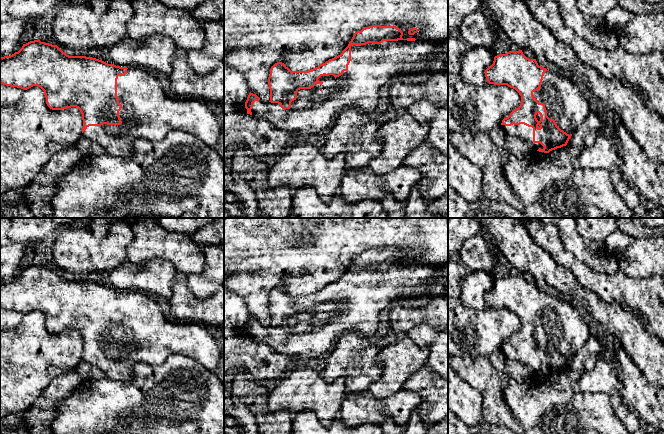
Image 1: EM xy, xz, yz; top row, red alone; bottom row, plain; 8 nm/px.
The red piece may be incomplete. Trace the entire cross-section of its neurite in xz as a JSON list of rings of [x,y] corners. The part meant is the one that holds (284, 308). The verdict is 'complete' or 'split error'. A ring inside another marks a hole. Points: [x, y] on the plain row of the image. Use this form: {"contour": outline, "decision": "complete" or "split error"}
{"contour": [[[372,249],[354,257],[342,277],[308,295],[291,295],[277,286],[270,293],[270,325],[263,326],[249,317],[245,326],[247,338],[265,344],[277,353],[317,359],[333,349],[334,343],[348,332],[371,338],[378,329],[382,312],[394,303],[428,297],[432,288],[445,280],[440,266],[403,263],[396,250]]], "decision": "split error"}

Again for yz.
{"contour": [[[522,274],[509,275],[494,281],[493,288],[485,294],[489,308],[507,309],[515,313],[521,320],[521,328],[510,339],[502,344],[501,351],[511,360],[520,362],[532,368],[535,375],[549,377],[552,374],[566,370],[572,358],[586,344],[593,334],[589,324],[580,313],[559,296],[549,295],[538,289],[536,283],[527,282]]], "decision": "split error"}

